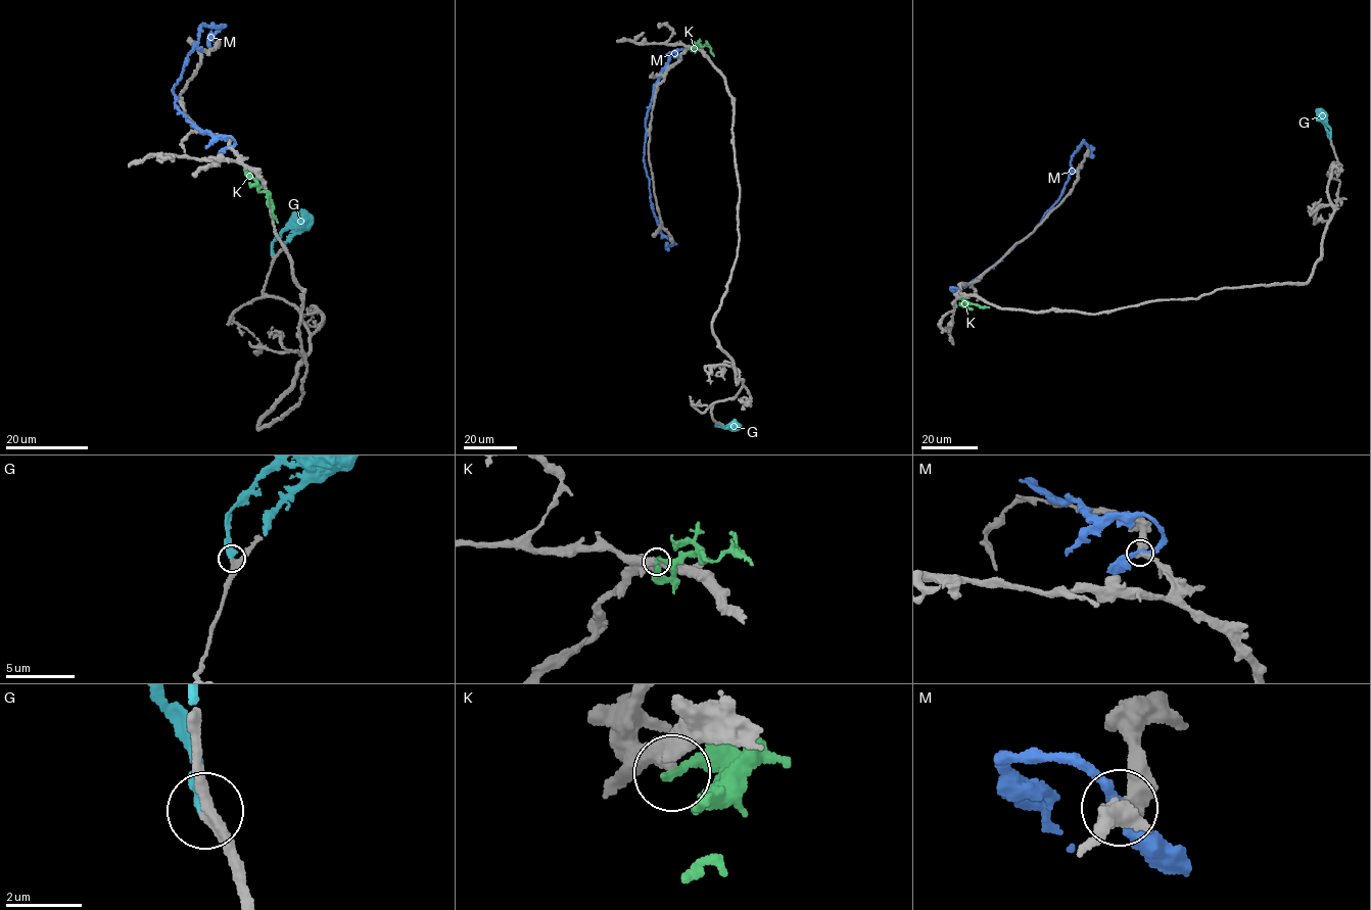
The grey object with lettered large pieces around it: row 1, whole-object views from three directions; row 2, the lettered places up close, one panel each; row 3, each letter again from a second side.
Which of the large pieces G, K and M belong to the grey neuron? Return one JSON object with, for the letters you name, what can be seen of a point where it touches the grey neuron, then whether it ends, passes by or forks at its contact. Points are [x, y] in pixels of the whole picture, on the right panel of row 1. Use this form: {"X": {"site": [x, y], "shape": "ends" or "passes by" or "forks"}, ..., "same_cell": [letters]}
{"G": {"site": [1331, 145], "shape": "ends"}, "same_cell": ["G"]}

